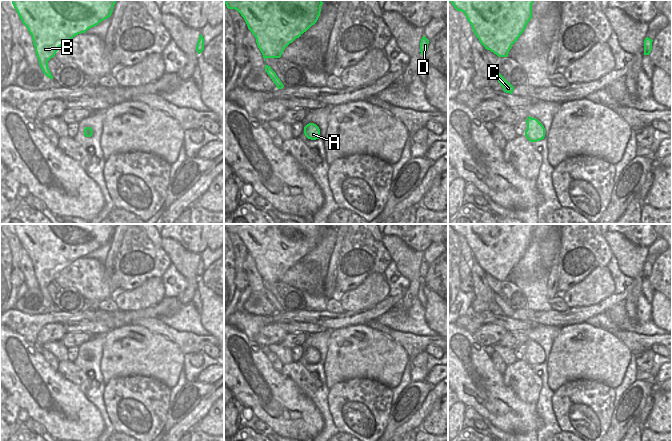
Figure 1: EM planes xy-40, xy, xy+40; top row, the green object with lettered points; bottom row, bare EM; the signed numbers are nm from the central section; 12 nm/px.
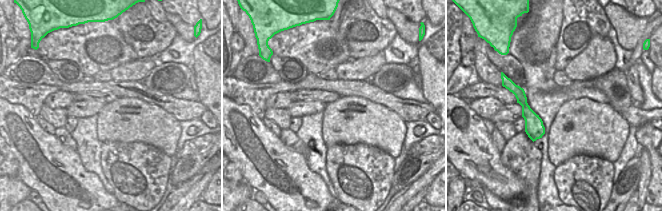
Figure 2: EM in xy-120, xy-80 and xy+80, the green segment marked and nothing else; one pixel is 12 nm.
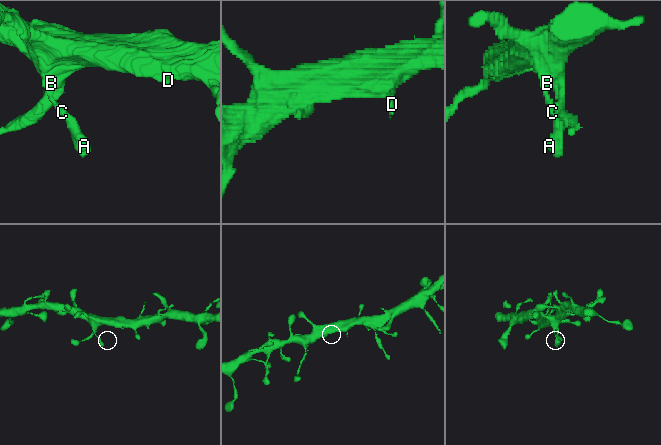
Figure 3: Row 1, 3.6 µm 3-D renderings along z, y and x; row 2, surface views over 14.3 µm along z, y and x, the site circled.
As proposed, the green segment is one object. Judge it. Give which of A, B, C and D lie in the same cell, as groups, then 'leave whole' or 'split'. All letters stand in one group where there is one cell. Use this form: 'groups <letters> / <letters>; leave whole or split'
groups A B C D; leave whole

